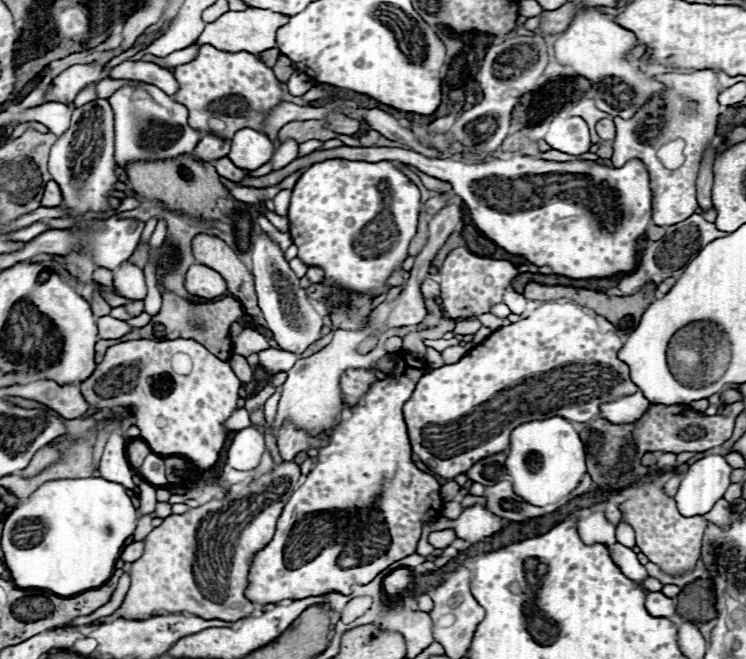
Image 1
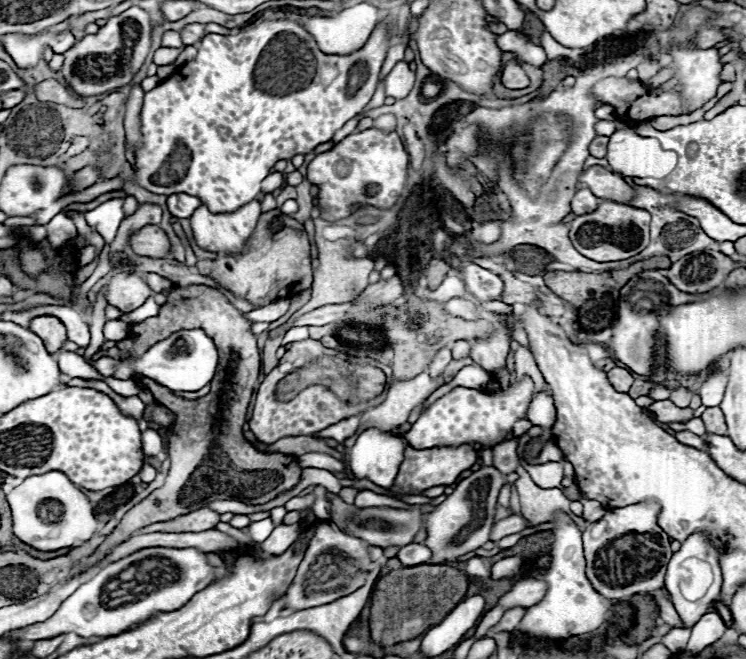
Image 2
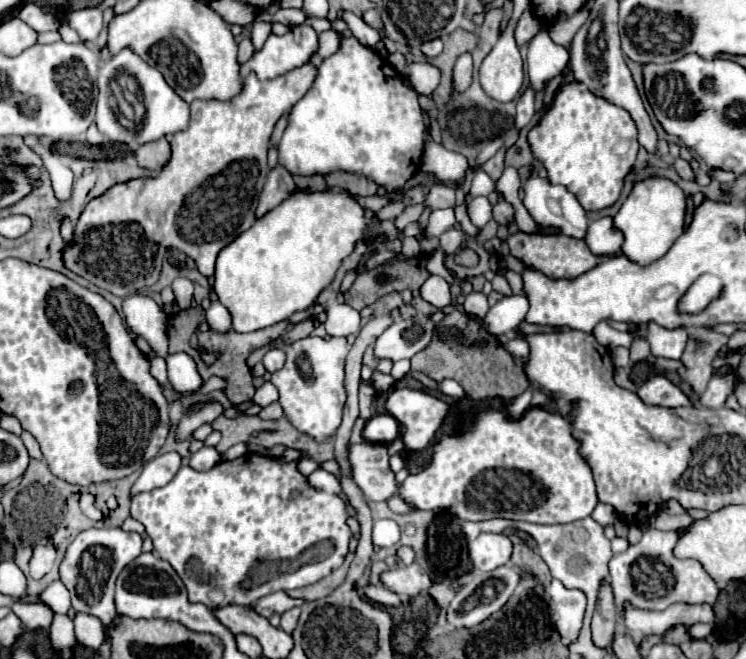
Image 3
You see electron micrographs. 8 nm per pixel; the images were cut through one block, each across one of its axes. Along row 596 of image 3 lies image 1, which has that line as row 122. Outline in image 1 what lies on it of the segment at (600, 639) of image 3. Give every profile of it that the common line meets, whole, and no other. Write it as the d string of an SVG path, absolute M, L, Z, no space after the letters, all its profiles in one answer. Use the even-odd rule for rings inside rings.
M602 118L598 124L596 124L596 132L602 140L612 140L614 138L614 122L612 118Z

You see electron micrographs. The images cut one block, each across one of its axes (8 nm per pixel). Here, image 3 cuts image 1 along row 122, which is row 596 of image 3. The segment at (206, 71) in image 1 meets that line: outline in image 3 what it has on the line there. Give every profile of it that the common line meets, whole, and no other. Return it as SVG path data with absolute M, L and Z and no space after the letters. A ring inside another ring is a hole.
M246 452L236 460L222 460L206 472L182 466L164 488L134 496L130 516L144 524L146 534L154 542L154 550L178 572L188 588L190 600L202 602L208 608L228 604L250 606L266 594L314 584L344 562L344 556L348 554L348 540L352 536L346 524L346 502L340 496L312 488L306 476L298 472L296 462L284 464L278 458L256 452ZM320 542L332 542L330 554L310 556L308 550L316 548ZM212 584L218 584L220 592L212 592Z

